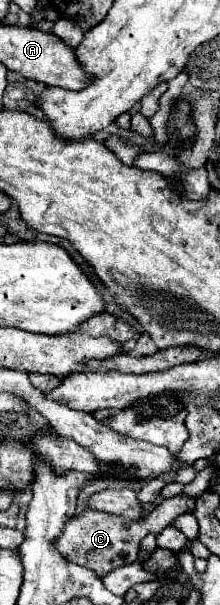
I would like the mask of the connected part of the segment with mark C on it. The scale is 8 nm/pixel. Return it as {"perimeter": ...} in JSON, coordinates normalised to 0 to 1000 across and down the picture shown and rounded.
{"perimeter":[[[827,817],[745,826],[736,833],[718,833],[691,843],[691,850],[673,850],[664,856],[627,856],[627,860],[582,860],[582,856],[555,856],[527,850],[473,850],[473,846],[436,846],[436,843],[382,843],[373,850],[355,850],[300,863],[291,879],[264,886],[264,893],[245,893],[245,906],[309,929],[409,939],[436,945],[436,952],[473,955],[500,942],[564,936],[564,932],[600,932],[627,922],[636,893],[664,883],[736,879],[755,869],[782,866],[782,860],[800,853],[818,853],[827,846],[873,846],[873,843],[882,843],[882,826],[855,826]]]}

